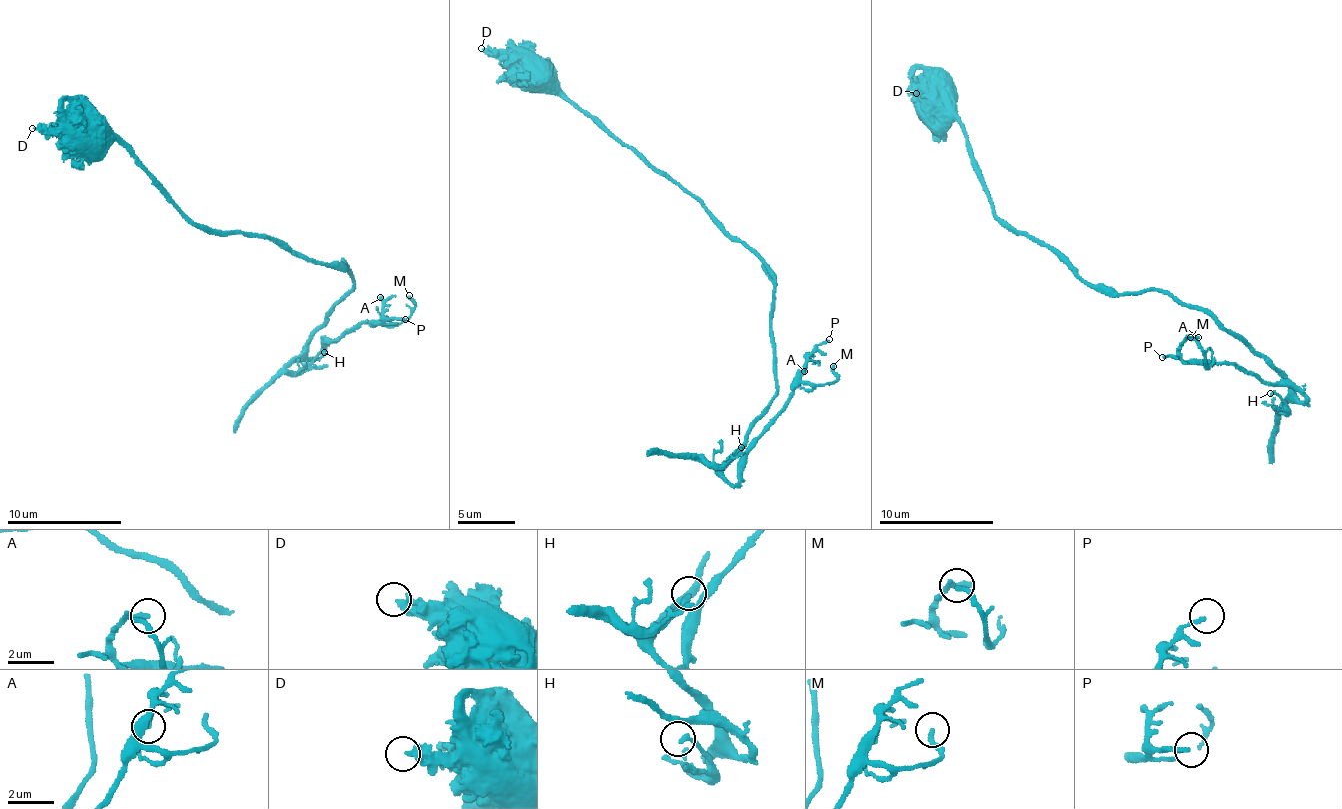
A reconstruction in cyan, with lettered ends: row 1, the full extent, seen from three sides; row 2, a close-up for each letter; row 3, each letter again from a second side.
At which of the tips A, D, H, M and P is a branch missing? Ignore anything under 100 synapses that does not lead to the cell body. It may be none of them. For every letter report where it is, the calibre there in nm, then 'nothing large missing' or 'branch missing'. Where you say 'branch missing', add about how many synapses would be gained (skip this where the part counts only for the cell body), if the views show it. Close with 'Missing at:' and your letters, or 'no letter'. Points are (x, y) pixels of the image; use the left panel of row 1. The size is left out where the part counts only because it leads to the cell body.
A: place (380, 297); calibre 220 nm; nothing large missing
D: place (32, 128); calibre 300 nm; nothing large missing
H: place (324, 352); calibre 200 nm; nothing large missing
M: place (409, 295); calibre 140 nm; nothing large missing
P: place (405, 319); calibre 150 nm; nothing large missing
Missing at: no letter

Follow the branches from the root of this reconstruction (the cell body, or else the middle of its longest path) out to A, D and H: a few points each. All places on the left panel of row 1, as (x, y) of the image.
A: (86, 131), (115, 138), (198, 224), (344, 258), (353, 288), (311, 359), (383, 322), (380, 297)
D: (86, 131), (77, 127), (50, 131), (32, 128)
H: (86, 131), (115, 138), (198, 224), (344, 258), (353, 288), (290, 367), (324, 352)

